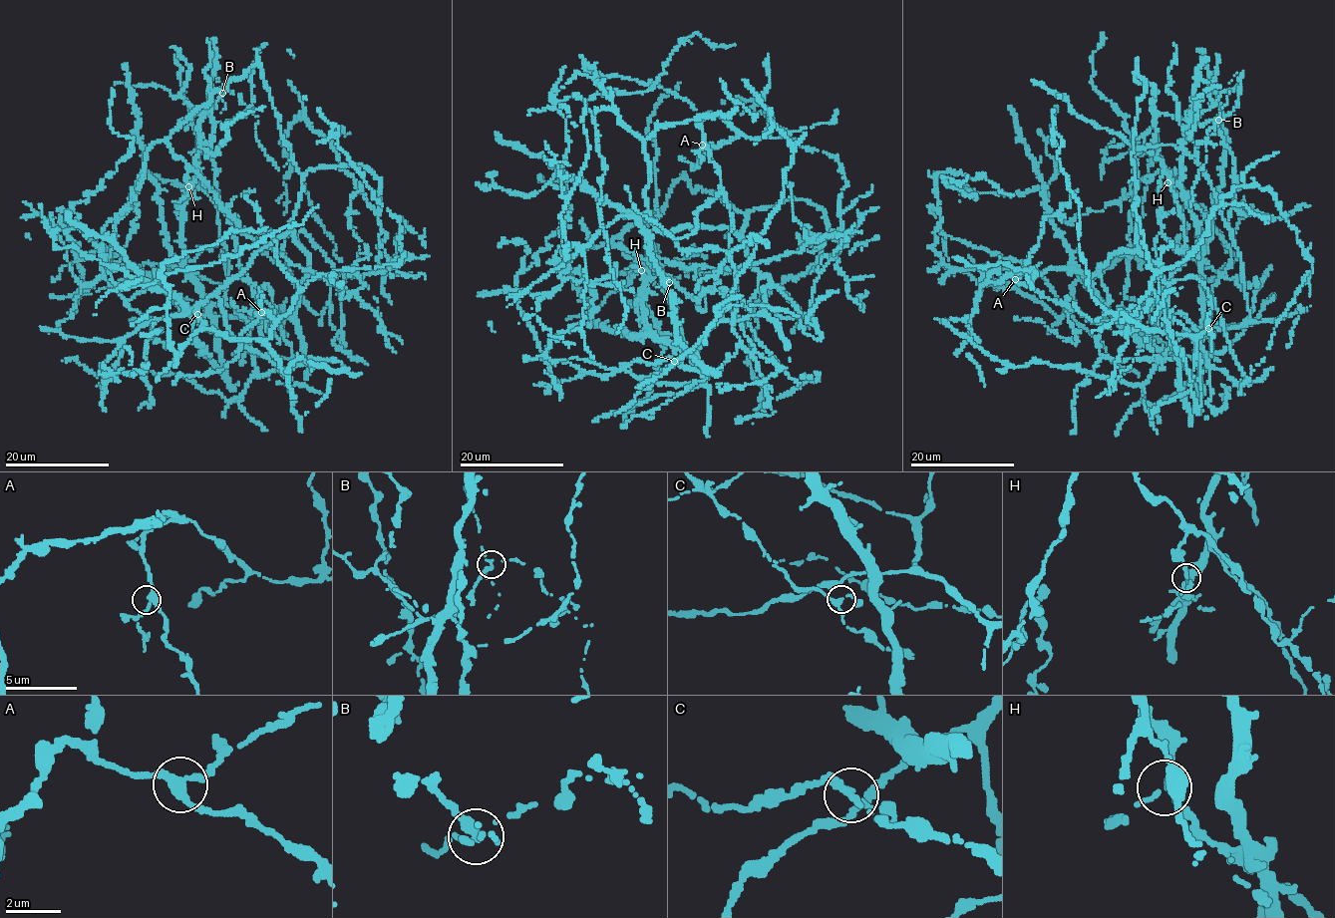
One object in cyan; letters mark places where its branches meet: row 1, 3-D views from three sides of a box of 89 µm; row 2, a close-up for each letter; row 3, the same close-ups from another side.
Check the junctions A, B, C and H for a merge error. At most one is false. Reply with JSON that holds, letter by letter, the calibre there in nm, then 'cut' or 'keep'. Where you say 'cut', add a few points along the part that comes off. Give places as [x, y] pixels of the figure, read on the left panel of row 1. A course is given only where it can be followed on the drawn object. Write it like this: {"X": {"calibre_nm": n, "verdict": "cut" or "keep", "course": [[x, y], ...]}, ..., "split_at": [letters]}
{"A": {"calibre_nm": 280, "verdict": "keep"}, "B": {"calibre_nm": 240, "verdict": "cut", "course": [[221, 93], [237, 94], [257, 116], [255, 132], [258, 144], [279, 169]]}, "C": {"calibre_nm": 220, "verdict": "keep"}, "H": {"calibre_nm": 180, "verdict": "keep"}, "split_at": ["B"]}

